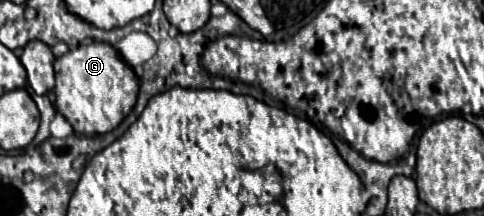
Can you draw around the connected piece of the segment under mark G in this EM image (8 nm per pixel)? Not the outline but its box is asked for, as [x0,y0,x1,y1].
[54,42,138,134]

